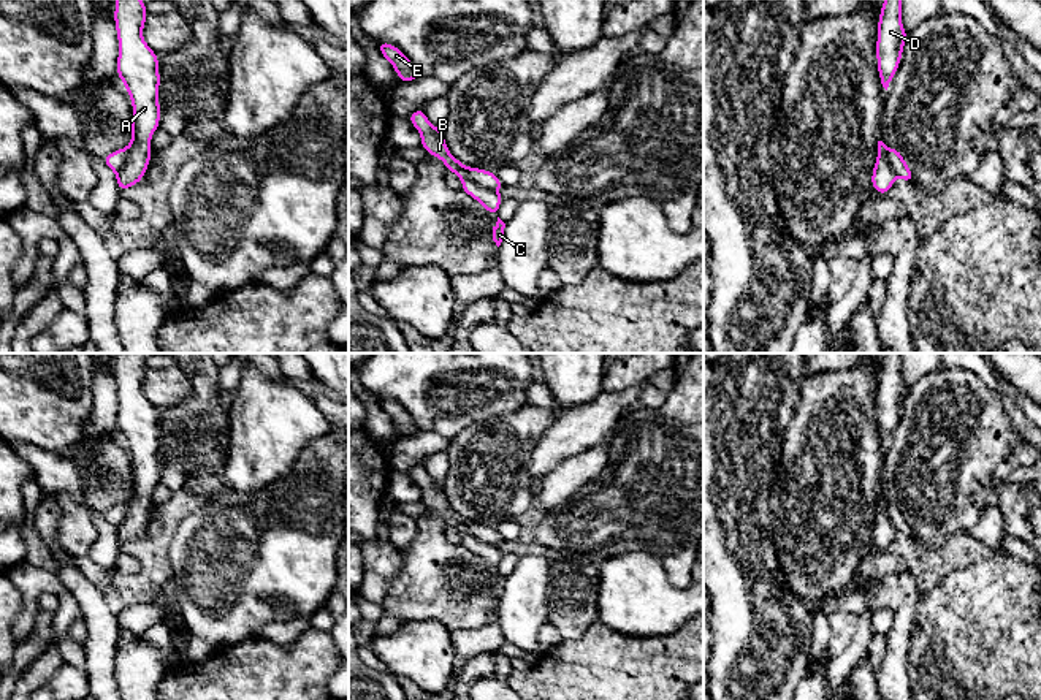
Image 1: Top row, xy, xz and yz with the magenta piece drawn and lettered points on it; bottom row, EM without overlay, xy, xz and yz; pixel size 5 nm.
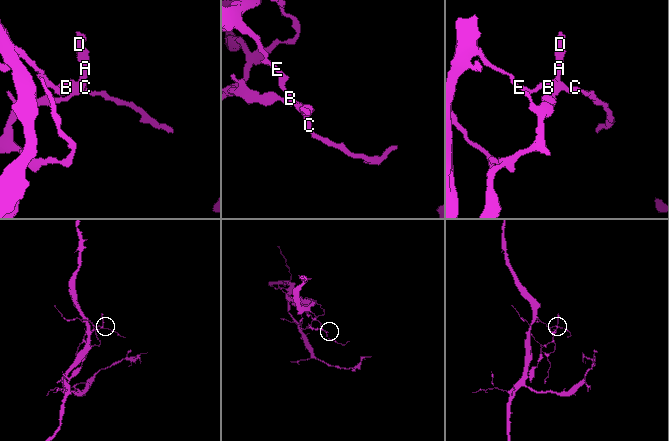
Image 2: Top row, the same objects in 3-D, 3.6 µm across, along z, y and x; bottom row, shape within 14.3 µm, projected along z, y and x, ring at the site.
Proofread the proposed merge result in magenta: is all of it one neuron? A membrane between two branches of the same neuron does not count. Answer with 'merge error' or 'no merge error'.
merge error

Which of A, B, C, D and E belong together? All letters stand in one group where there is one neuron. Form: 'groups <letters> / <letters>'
groups A D / B C E

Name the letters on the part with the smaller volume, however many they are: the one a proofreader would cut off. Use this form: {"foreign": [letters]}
{"foreign": ["A", "D"]}

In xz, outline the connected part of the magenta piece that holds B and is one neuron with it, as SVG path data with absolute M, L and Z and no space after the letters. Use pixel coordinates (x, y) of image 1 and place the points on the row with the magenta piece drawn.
M423 109L414 111L409 116L409 122L420 133L421 147L429 155L434 155L439 160L442 160L445 163L447 171L455 173L461 179L463 192L472 196L475 201L479 201L486 212L498 215L502 196L498 193L498 190L480 187L469 177L464 165L450 154L442 130L434 127L428 120L425 111Z

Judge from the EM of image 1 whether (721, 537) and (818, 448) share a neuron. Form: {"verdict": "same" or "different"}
{"verdict": "different"}

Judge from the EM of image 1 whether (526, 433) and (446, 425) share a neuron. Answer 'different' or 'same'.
different

